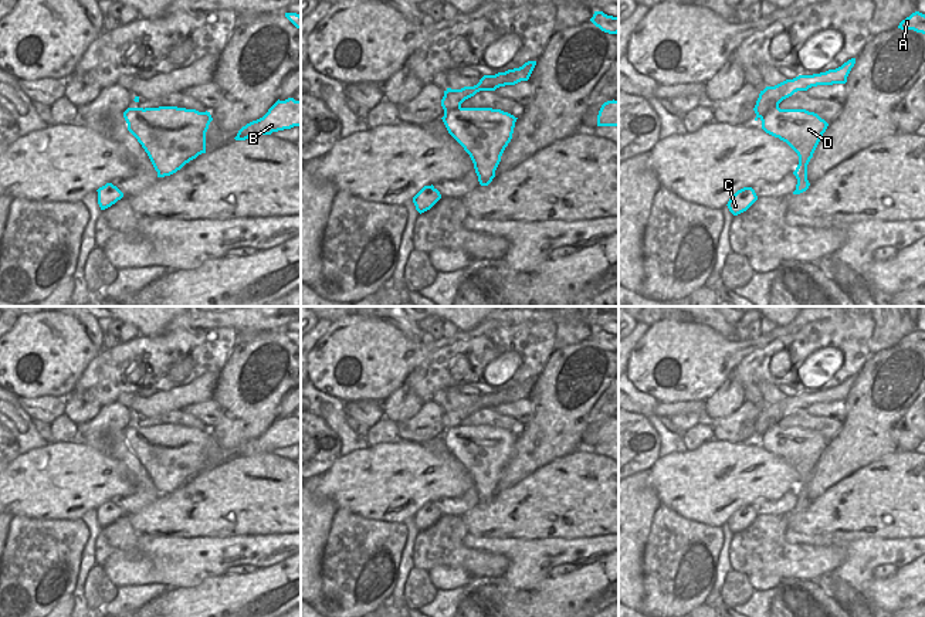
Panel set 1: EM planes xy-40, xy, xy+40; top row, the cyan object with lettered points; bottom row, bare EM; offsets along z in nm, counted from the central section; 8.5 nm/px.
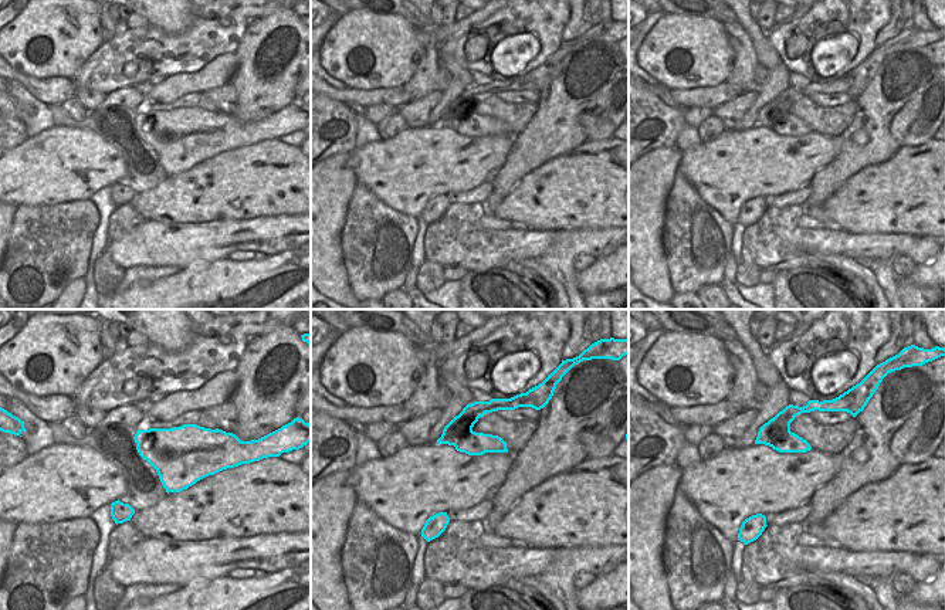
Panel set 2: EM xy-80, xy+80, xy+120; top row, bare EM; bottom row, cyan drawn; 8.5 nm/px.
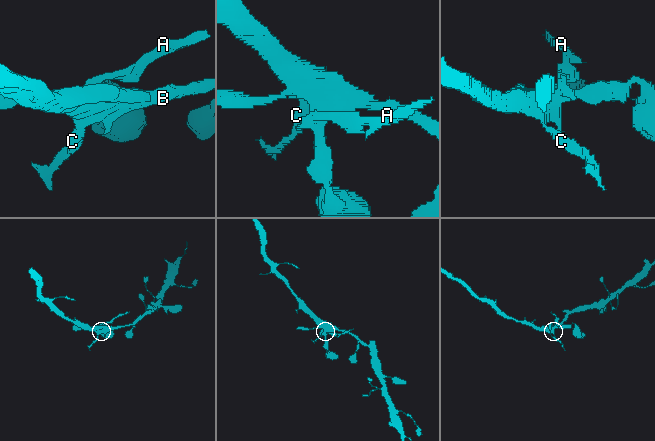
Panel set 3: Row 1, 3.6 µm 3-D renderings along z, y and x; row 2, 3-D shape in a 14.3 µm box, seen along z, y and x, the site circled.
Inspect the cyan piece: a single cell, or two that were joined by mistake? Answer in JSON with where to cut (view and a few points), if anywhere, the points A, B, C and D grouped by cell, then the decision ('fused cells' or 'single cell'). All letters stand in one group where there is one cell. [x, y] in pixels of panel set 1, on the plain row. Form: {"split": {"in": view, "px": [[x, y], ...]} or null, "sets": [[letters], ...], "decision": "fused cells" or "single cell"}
{"split": {"in": "xy+40", "px": [[778, 424], [773, 424], [761, 436]]}, "sets": [["A"], ["B", "C", "D"]], "decision": "fused cells"}

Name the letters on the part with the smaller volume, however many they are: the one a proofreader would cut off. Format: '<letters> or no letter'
A

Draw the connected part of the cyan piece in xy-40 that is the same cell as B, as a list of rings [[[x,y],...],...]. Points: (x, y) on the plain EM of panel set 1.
[[[294,416],[278,417],[262,435],[243,444],[234,457],[245,458],[294,444],[301,445],[301,418],[295,418]]]

